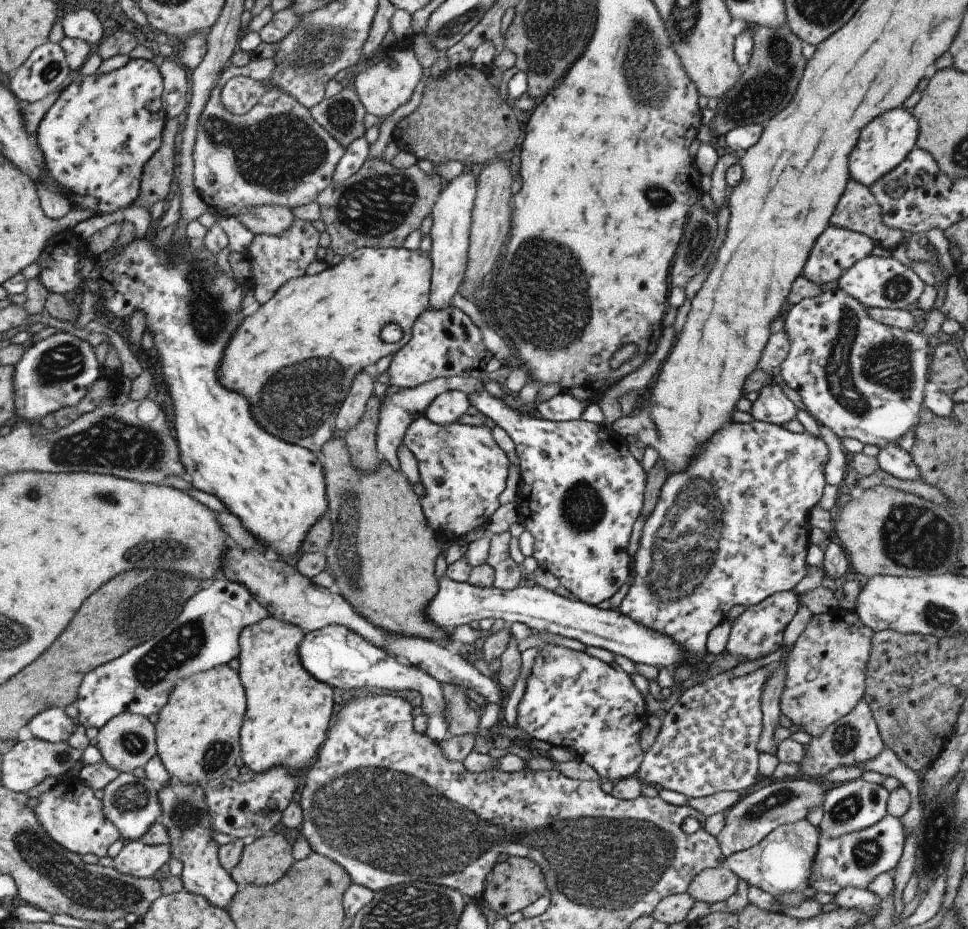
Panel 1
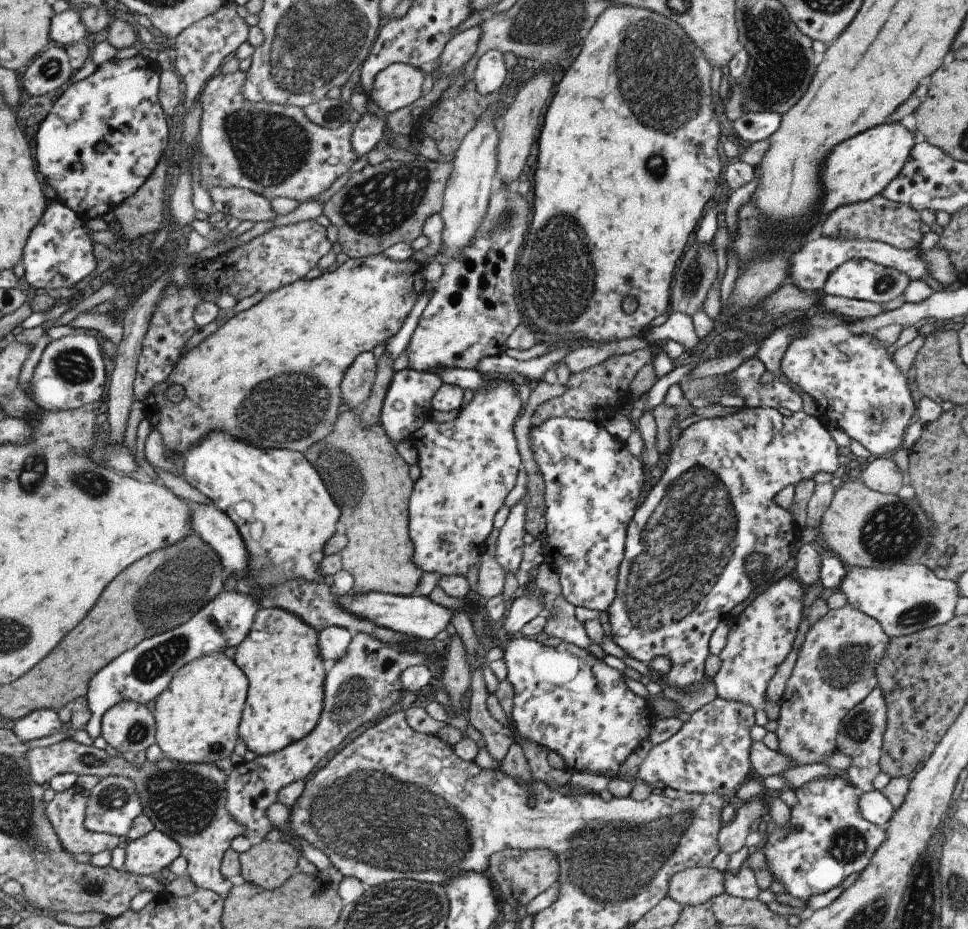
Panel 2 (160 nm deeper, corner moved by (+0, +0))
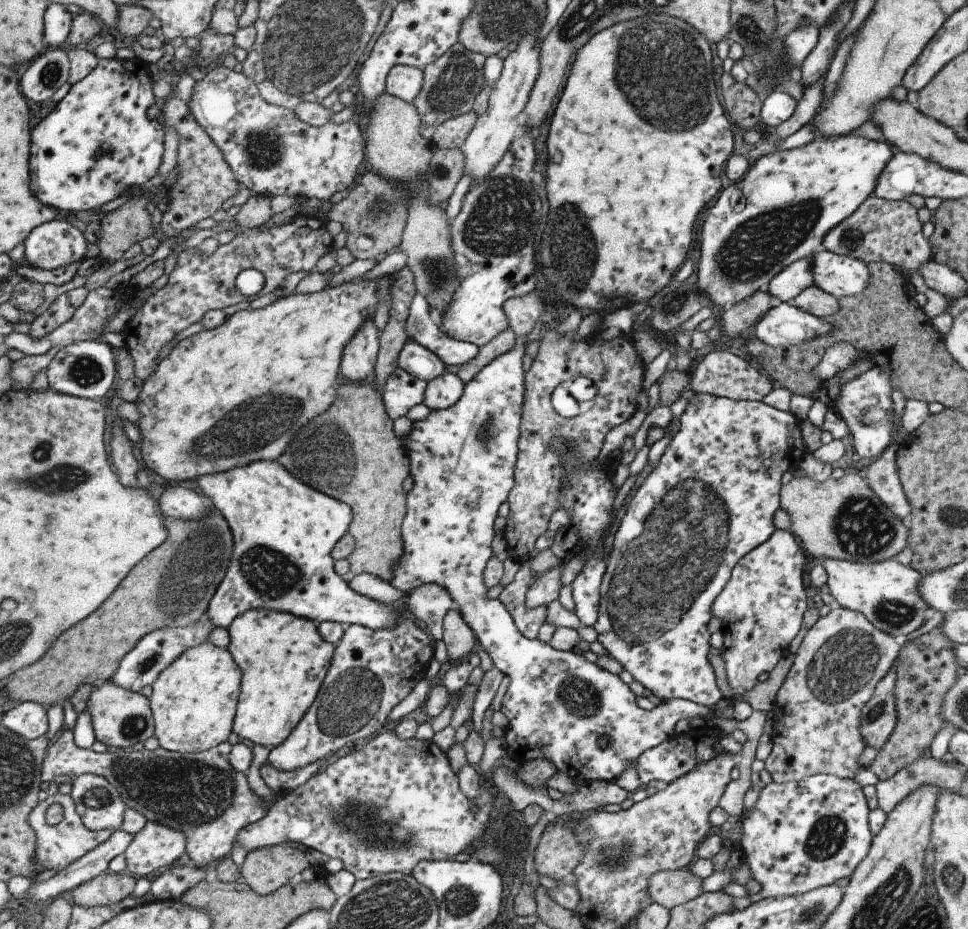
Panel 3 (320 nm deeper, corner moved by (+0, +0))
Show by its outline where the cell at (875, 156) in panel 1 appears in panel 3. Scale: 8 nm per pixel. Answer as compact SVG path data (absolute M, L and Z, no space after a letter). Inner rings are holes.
M848 135L825 140L818 138L793 150L775 150L757 158L743 180L720 190L713 206L707 210L699 228L701 246L692 275L697 278L697 292L701 292L702 297L707 296L713 306L723 309L729 309L757 290L766 292L773 276L791 262L816 253L823 236L854 212L867 196L872 196L883 168L895 153L894 147L885 140Z

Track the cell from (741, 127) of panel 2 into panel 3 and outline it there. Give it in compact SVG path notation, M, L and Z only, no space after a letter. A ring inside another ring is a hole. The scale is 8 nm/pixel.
M773 91L761 100L758 123L763 128L775 128L784 122L795 109L796 102L787 92Z

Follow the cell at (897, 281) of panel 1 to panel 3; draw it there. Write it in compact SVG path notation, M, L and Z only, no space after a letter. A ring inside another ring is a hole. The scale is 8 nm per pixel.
M822 249L811 258L811 280L816 288L837 298L863 294L871 286L867 263Z

